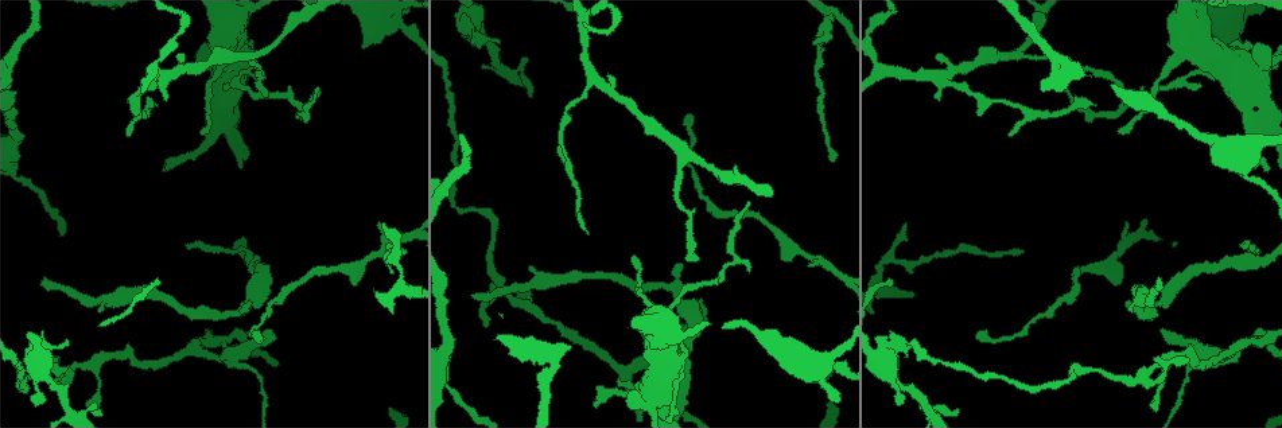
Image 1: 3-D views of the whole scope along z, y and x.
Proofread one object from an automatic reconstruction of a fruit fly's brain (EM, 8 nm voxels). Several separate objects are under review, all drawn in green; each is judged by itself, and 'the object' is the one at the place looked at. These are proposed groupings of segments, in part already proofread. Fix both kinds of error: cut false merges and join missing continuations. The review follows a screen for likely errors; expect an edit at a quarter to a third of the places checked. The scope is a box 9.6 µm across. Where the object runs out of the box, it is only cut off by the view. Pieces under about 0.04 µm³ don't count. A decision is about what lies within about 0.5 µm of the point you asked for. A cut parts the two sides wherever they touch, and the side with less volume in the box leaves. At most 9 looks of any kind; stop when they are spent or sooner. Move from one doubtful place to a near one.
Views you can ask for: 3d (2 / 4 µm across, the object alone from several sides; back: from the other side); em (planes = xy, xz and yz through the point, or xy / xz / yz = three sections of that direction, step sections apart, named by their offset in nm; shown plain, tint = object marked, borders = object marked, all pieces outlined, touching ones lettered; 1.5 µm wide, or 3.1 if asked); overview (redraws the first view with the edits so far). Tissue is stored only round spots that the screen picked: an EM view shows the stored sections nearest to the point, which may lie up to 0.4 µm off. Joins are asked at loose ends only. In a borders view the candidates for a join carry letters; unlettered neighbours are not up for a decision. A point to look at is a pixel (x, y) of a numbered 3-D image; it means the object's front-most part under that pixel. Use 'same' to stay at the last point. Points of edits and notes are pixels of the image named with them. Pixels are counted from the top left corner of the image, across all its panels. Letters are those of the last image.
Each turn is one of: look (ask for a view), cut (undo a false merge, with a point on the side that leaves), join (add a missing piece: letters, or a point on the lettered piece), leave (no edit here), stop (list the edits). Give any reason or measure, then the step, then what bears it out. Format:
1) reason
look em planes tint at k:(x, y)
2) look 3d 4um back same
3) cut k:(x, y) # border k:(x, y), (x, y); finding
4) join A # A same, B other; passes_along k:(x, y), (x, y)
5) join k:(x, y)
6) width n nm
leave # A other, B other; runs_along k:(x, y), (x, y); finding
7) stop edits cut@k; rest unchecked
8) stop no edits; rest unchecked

abrupt turn
look 3d 4um at 1:(887, 260)

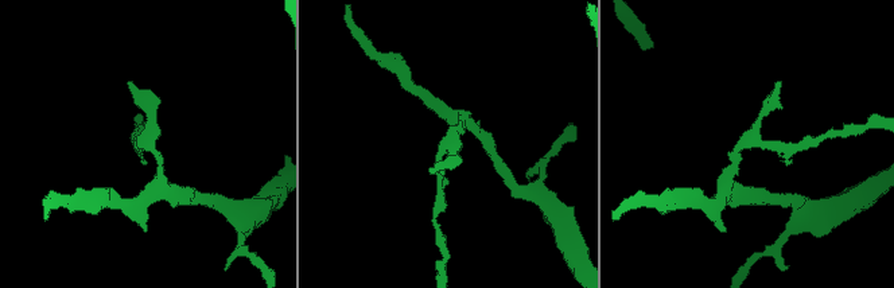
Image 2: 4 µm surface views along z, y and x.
need the tissue
look em yz step 4 tint at 2:(751, 139)

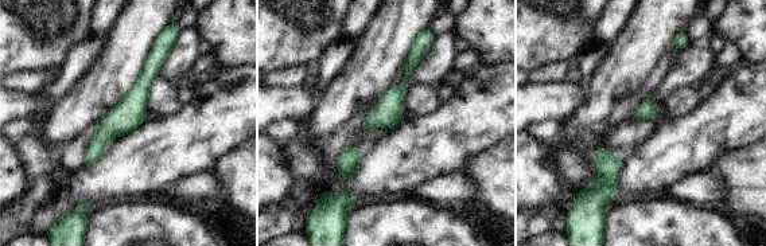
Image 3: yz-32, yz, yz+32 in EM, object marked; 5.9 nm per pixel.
cut it another way
look em planes borders same

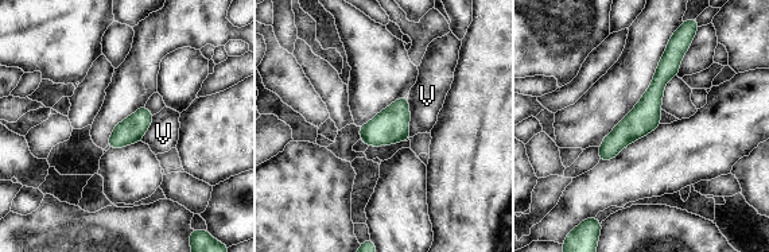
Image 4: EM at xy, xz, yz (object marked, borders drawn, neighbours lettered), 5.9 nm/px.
leave # V other; border 4:(407, 100), (411, 136); continuous, no second neuron

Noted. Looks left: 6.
end of a long branch
look em planes borders at 1:(976, 337)

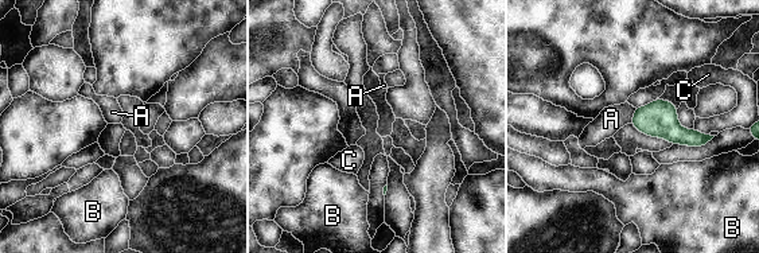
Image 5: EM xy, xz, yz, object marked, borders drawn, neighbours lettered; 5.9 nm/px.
width 220 nm
leave # A other, B other, C other; border 5:(635, 108), (630, 123); none of them fits

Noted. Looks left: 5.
an open end
look 3d 2um at 1:(594, 402)

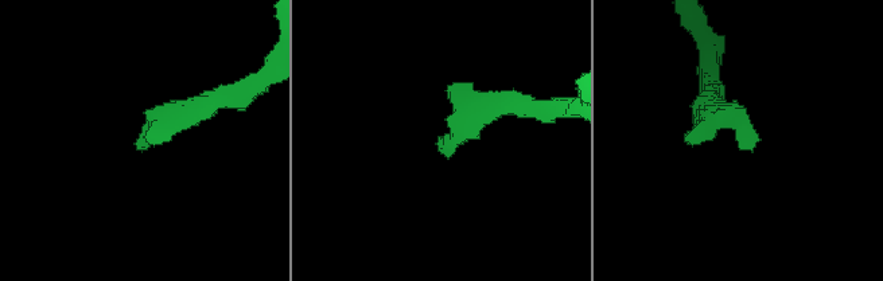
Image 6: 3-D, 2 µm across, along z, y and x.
look em xz step 8 borders at 6:(747, 147)

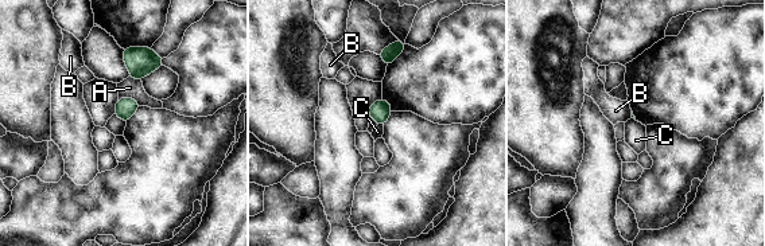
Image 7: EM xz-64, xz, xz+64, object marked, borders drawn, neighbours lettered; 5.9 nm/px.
cut it another way
look em planes borders same

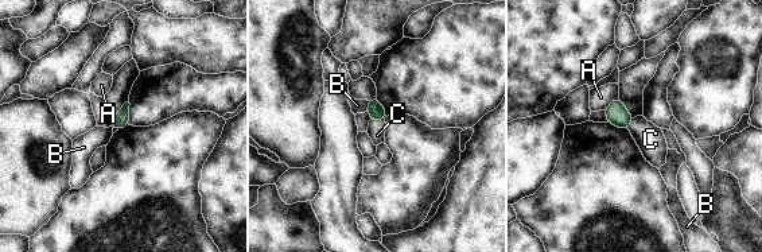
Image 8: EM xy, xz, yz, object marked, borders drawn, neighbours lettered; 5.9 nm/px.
width 90 nm
leave # A other, B other, C other; no lettered piece goes on from it

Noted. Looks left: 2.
free end
look 3d 2um at 1:(617, 378)

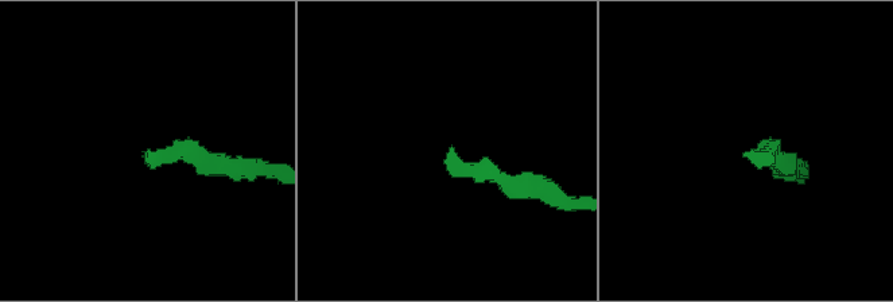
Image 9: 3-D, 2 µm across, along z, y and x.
look em planes borders at 9:(449, 152)

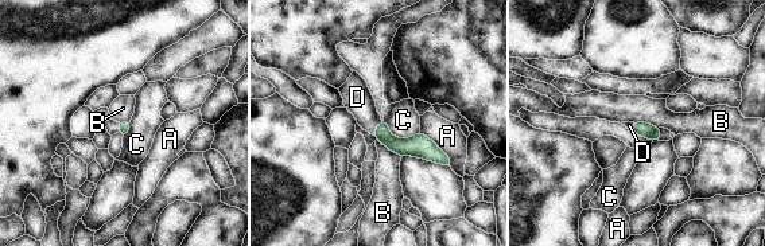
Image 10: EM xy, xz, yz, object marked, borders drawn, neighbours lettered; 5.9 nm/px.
longest_contact A 280 nm
join D # A other, B other, C other, D same; passes_along 10:(415, 145), (377, 128), (357, 97); the neuron continues

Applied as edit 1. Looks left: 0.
stop edits join@10; rest unchecked

